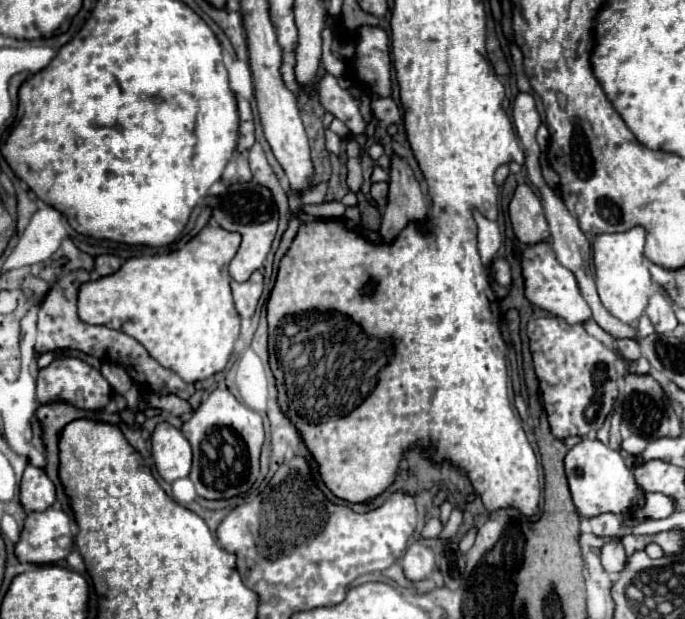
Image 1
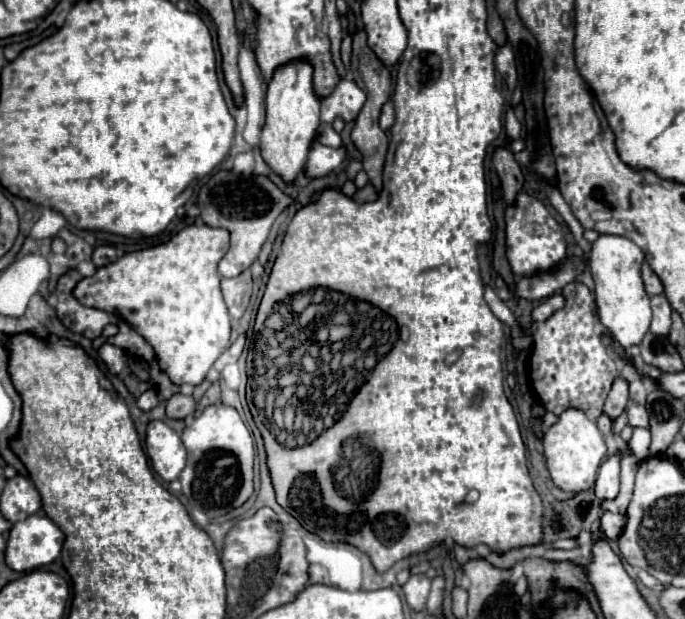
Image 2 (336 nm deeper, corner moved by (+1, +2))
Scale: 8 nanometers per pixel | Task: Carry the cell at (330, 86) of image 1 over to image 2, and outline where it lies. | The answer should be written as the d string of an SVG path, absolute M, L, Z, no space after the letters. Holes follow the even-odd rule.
M388 101L388 103L382 107L380 127L382 127L384 131L388 131L392 125L394 125L394 107L392 107L392 101Z

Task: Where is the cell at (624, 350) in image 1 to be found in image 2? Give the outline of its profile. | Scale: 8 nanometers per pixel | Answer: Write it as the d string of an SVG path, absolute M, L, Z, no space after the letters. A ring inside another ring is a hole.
M618 377L612 385L612 391L610 391L608 399L606 399L604 413L610 419L616 419L626 409L626 401L628 401L628 383L622 377Z

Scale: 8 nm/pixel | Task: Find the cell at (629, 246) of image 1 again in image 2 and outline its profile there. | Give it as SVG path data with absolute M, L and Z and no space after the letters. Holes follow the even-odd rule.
M600 235L594 241L590 259L588 259L590 273L594 279L594 297L596 297L598 317L602 325L612 333L616 343L624 349L632 345L640 345L652 321L650 297L646 295L644 283L640 277L642 261L644 261L642 249L630 239L618 237L618 235Z

